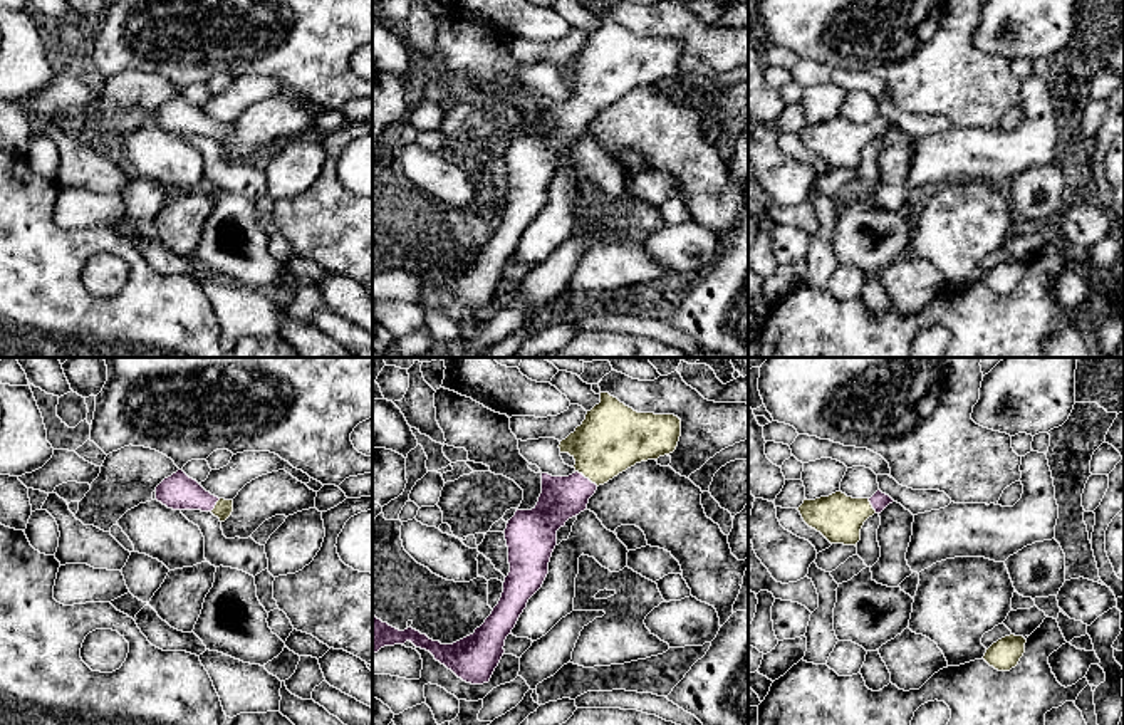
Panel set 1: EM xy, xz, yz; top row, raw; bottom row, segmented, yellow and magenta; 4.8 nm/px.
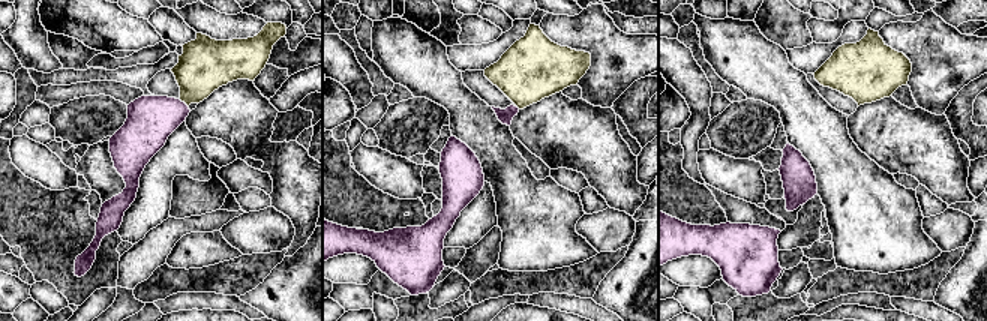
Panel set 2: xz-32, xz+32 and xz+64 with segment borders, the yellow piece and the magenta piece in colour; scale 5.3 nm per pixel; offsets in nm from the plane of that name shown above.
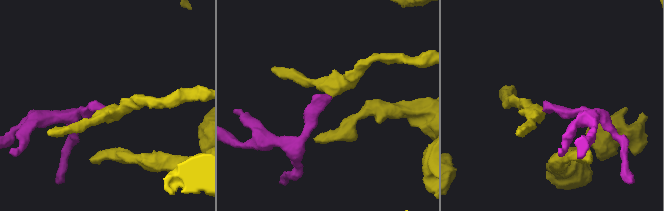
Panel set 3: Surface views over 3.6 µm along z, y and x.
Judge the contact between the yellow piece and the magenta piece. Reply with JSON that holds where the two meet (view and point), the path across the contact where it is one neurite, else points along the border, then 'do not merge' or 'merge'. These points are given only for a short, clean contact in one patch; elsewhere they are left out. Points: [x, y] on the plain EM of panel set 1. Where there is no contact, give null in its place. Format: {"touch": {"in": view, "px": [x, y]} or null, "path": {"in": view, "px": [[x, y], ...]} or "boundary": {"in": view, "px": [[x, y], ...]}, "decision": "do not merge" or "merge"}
{"touch": {"in": "xz", "px": [588, 101]}, "path": {"in": "xz", "px": [[613, 61], [603, 71], [588, 101], [569, 119], [562, 121]]}, "decision": "merge"}

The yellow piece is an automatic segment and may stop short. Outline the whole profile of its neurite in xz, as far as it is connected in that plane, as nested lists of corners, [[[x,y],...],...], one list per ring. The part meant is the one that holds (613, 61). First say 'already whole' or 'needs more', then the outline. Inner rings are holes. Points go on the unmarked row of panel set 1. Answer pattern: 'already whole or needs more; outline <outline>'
needs more; outline [[[601,17],[601,27],[587,35],[582,49],[559,69],[560,77],[569,77],[575,84],[575,96],[569,101],[542,97],[542,117],[537,129],[532,134],[517,133],[515,139],[508,144],[503,158],[508,171],[510,196],[505,201],[502,222],[485,247],[473,258],[456,267],[441,269],[413,252],[399,255],[372,240],[372,277],[377,277],[384,270],[411,265],[416,272],[429,275],[436,285],[463,305],[471,309],[488,307],[505,277],[507,260],[512,258],[528,223],[542,211],[549,198],[549,186],[557,170],[557,154],[569,143],[587,133],[589,123],[599,109],[607,107],[636,87],[658,84],[673,77],[679,60],[681,44],[678,40],[637,37],[609,17]]]

